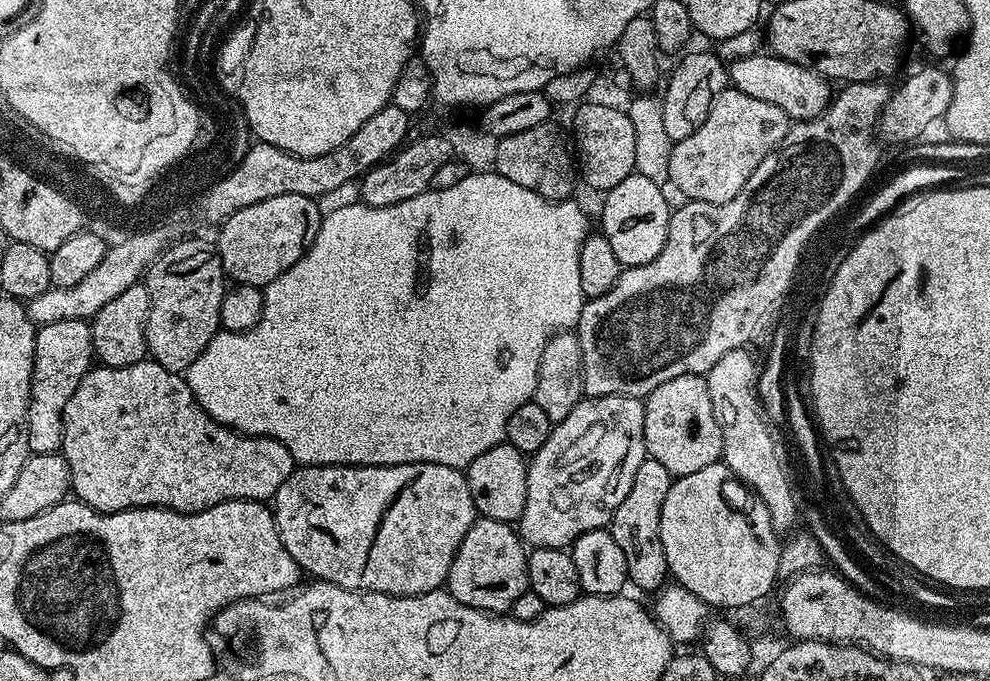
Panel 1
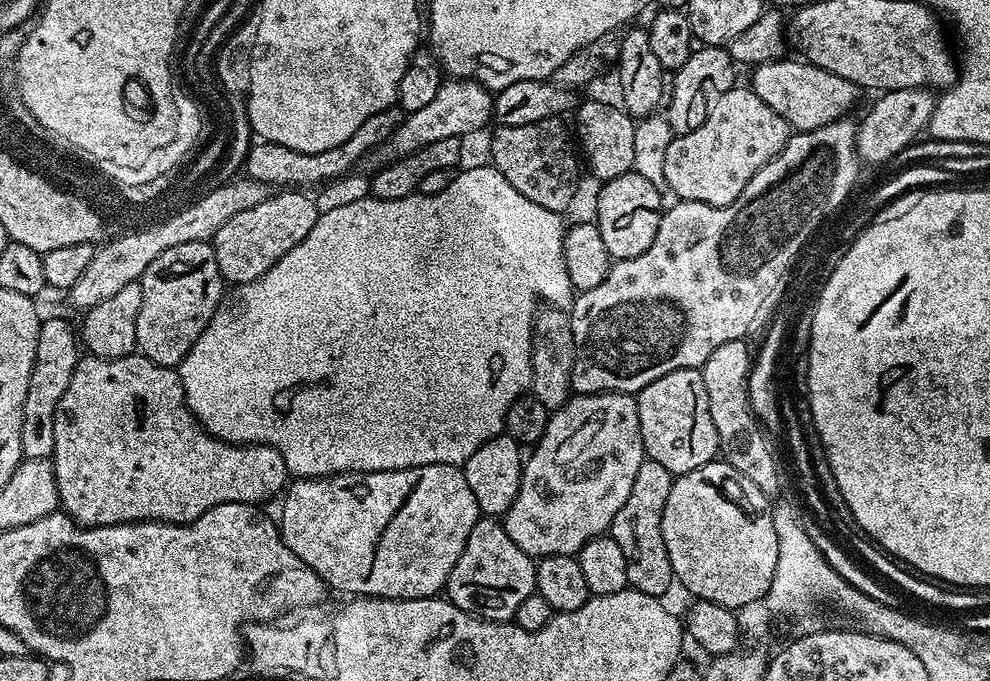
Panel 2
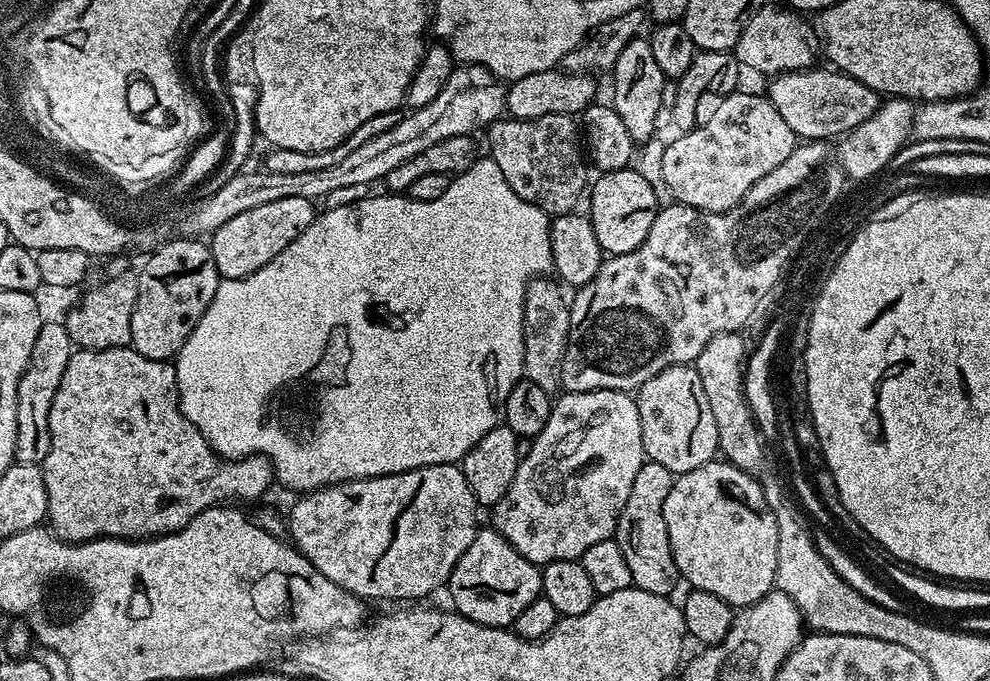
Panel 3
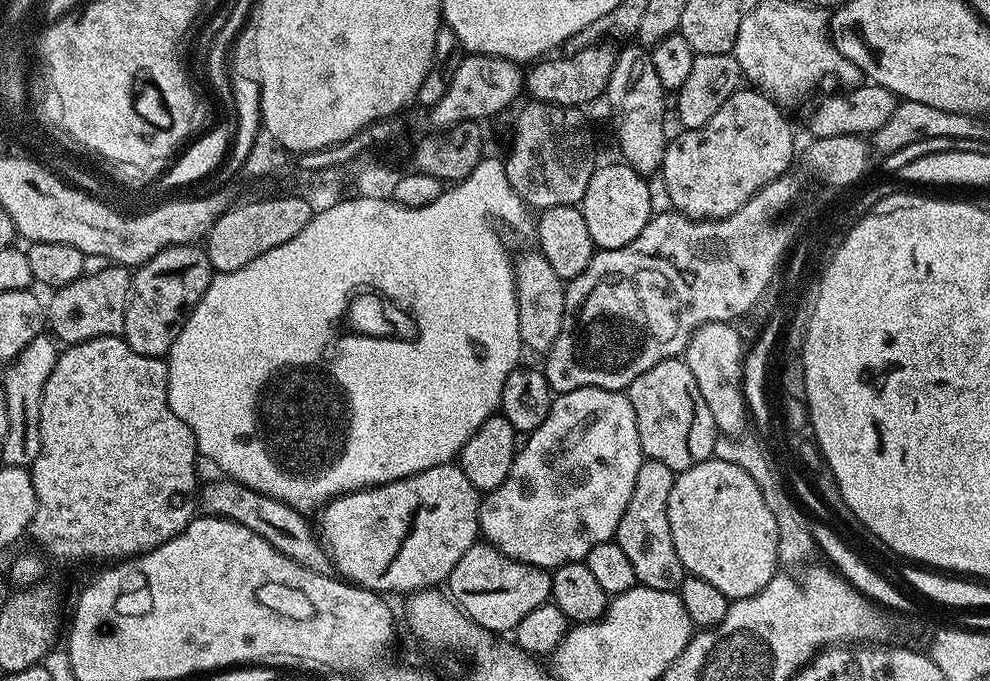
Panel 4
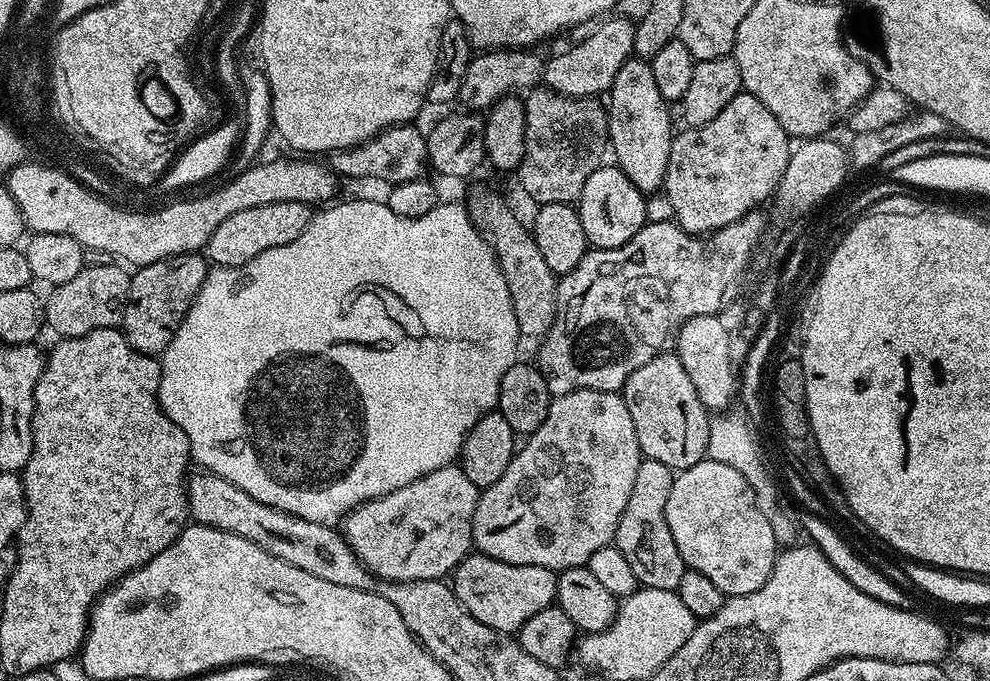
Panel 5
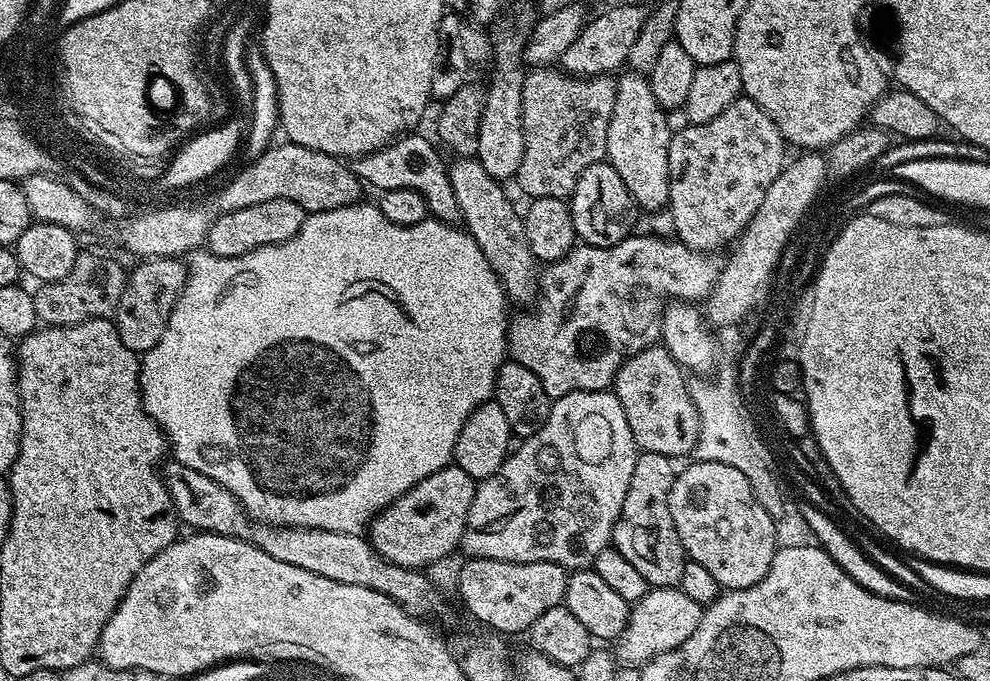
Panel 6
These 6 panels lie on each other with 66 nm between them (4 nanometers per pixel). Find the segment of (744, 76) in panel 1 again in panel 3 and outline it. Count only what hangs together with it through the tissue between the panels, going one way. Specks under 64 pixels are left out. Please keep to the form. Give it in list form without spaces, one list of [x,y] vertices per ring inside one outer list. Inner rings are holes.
[[[813,66],[798,72],[782,72],[779,76],[771,77],[769,84],[772,85],[766,89],[766,95],[774,110],[778,110],[782,118],[786,118],[786,126],[790,126],[790,130],[794,130],[797,138],[804,142],[809,140],[826,142],[830,140],[830,136],[843,137],[844,133],[853,132],[858,125],[869,120],[882,103],[880,93],[870,86],[858,82],[853,76],[848,76],[842,71],[833,70],[828,66],[823,67]]]

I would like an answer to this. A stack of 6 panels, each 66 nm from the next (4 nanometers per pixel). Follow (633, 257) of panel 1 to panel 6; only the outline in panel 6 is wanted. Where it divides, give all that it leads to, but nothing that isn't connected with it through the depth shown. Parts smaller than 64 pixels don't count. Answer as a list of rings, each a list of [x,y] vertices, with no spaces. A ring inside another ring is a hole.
[[[601,162],[582,170],[582,178],[578,178],[578,186],[574,186],[570,197],[570,207],[576,235],[585,244],[609,248],[633,235],[638,209],[630,190],[626,190],[626,182],[618,178],[618,170],[612,164]]]

